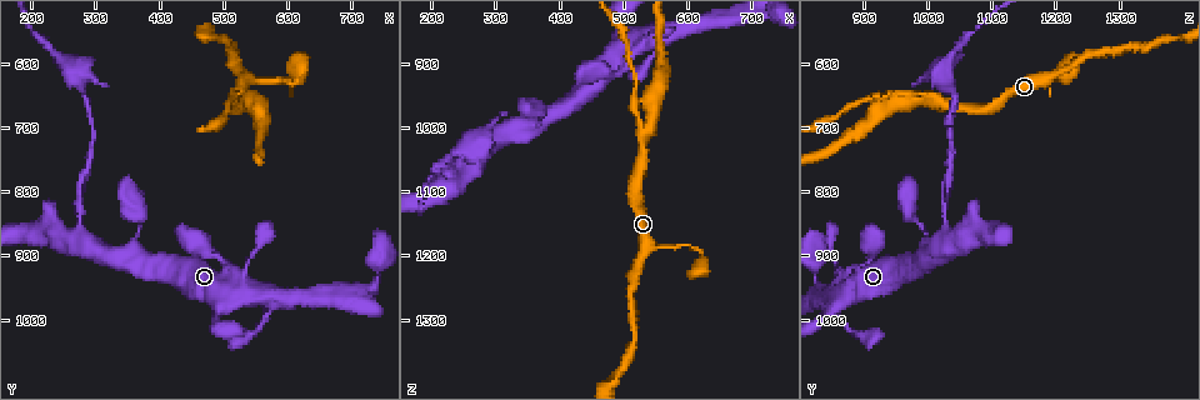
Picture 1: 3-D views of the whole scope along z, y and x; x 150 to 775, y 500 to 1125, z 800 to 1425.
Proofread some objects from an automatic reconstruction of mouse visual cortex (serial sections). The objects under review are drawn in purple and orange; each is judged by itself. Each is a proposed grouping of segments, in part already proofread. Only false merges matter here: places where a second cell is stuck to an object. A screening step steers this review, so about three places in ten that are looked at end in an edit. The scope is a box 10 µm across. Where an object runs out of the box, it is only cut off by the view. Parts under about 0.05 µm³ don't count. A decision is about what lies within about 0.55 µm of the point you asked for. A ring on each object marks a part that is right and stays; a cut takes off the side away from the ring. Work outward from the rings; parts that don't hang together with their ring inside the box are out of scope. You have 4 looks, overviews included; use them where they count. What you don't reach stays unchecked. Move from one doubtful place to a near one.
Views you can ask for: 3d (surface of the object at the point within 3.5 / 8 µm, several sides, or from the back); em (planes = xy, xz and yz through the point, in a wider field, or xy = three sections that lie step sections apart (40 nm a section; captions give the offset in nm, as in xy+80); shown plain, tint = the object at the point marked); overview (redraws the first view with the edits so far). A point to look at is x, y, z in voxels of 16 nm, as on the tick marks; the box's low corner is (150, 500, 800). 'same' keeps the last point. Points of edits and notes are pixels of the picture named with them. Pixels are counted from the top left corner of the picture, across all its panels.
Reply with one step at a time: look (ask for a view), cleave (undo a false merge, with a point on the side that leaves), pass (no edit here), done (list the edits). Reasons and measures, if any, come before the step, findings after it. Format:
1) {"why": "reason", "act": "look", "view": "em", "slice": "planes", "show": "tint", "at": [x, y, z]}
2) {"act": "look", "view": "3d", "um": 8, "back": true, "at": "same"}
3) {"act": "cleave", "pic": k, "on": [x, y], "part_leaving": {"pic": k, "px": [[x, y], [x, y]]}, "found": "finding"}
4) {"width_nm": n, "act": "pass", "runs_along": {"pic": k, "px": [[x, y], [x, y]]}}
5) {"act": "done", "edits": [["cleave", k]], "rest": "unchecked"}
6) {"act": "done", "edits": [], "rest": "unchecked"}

{"why": "three-way junction", "act": "look", "view": "3d", "um": 3.5, "at": [545, 660, 960]}

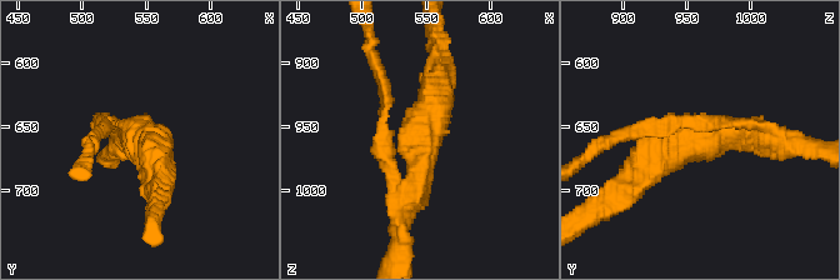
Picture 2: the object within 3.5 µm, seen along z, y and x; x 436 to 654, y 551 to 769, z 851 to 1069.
{"act": "cleave", "pic": 2, "on": [653, 125], "part_leaving": {"pic": 2, "px": [[391, 138], [380, 135], [373, 41]]}, "found": "two cells meet here"}

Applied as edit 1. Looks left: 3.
{"why": "see it whole again", "act": "look", "view": "overview"}

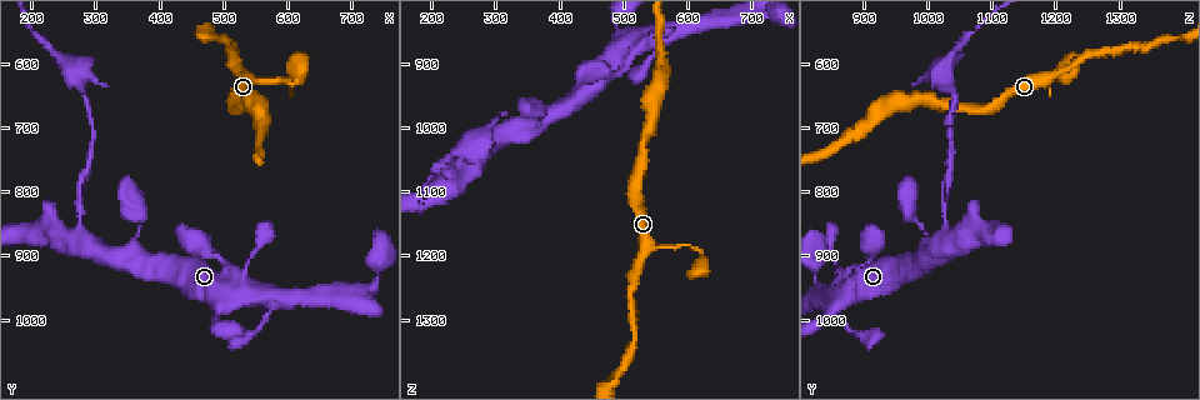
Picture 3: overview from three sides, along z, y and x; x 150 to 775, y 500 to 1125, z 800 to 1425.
{"why": "thick turns thin", "act": "look", "view": "3d", "um": 3.5, "at": [270, 825, 1025]}

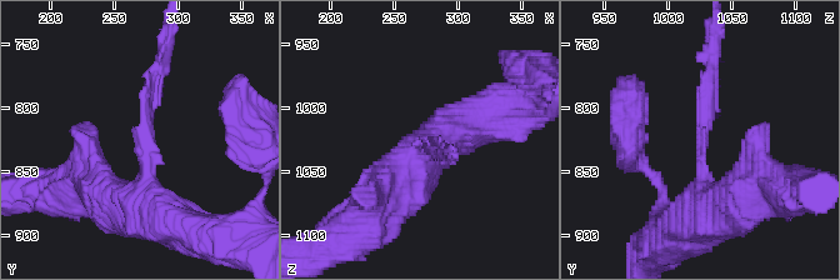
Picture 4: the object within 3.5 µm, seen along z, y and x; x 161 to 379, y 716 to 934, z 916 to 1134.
{"act": "look", "view": "em", "slice": "xy", "step": 1, "show": "tint", "at": [272, 822, 1028]}

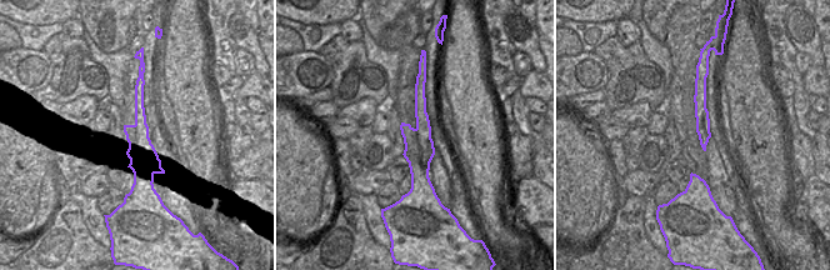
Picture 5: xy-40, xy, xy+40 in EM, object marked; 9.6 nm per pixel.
{"arm_widths_nm": [150, 400], "act": "cleave", "pic": 4, "on": [158, 89], "border": {"pic": 5, "px": [[135, 123], [130, 148], [151, 183]]}, "found": "two cells meet here"}

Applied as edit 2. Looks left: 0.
{"act": "done", "edits": [["cleave", 2], ["cleave", 4]], "rest": "unchecked"}

